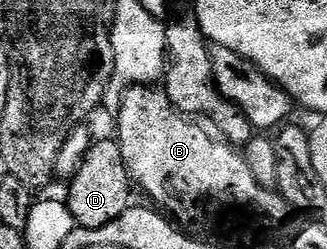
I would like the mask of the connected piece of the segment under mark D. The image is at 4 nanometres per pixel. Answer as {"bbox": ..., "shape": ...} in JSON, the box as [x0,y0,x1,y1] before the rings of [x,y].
{"bbox":[68,140,136,229],"shape":[[[98,140],[90,147],[84,164],[70,187],[68,204],[75,222],[84,229],[99,229],[127,213],[135,204],[136,182],[130,175],[124,151],[117,140]]]}

